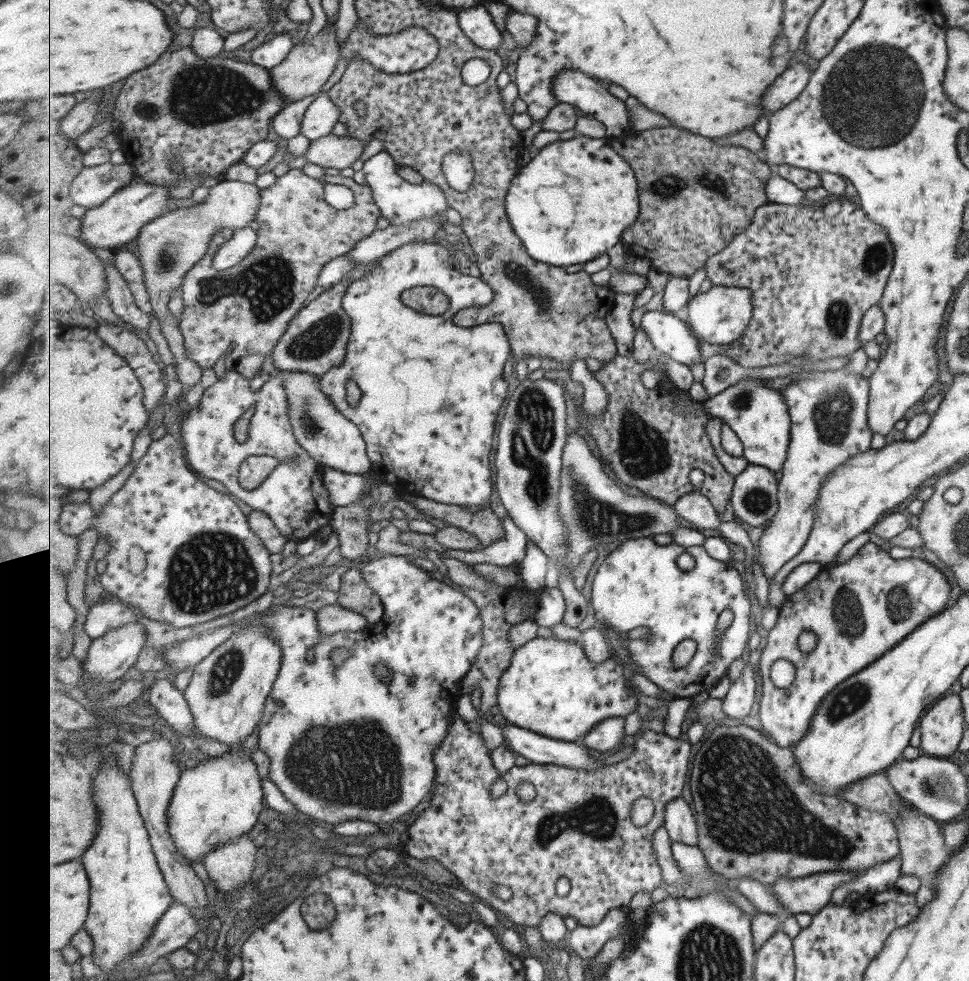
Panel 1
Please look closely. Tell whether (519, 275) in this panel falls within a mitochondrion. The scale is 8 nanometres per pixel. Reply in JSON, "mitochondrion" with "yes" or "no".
{"mitochondrion":"yes"}

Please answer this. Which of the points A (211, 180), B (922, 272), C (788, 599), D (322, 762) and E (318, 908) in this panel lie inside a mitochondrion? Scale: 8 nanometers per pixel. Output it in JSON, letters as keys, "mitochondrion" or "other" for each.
{"A":"other","B":"other","C":"other","D":"mitochondrion","E":"mitochondrion"}

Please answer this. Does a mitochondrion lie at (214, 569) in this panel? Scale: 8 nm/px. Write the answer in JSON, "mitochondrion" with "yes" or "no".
{"mitochondrion":"yes"}

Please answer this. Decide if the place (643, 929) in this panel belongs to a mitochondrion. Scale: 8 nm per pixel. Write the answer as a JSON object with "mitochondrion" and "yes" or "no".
{"mitochondrion":"no"}

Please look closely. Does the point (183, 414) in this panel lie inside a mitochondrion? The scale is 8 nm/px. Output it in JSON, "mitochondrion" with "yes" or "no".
{"mitochondrion":"no"}

